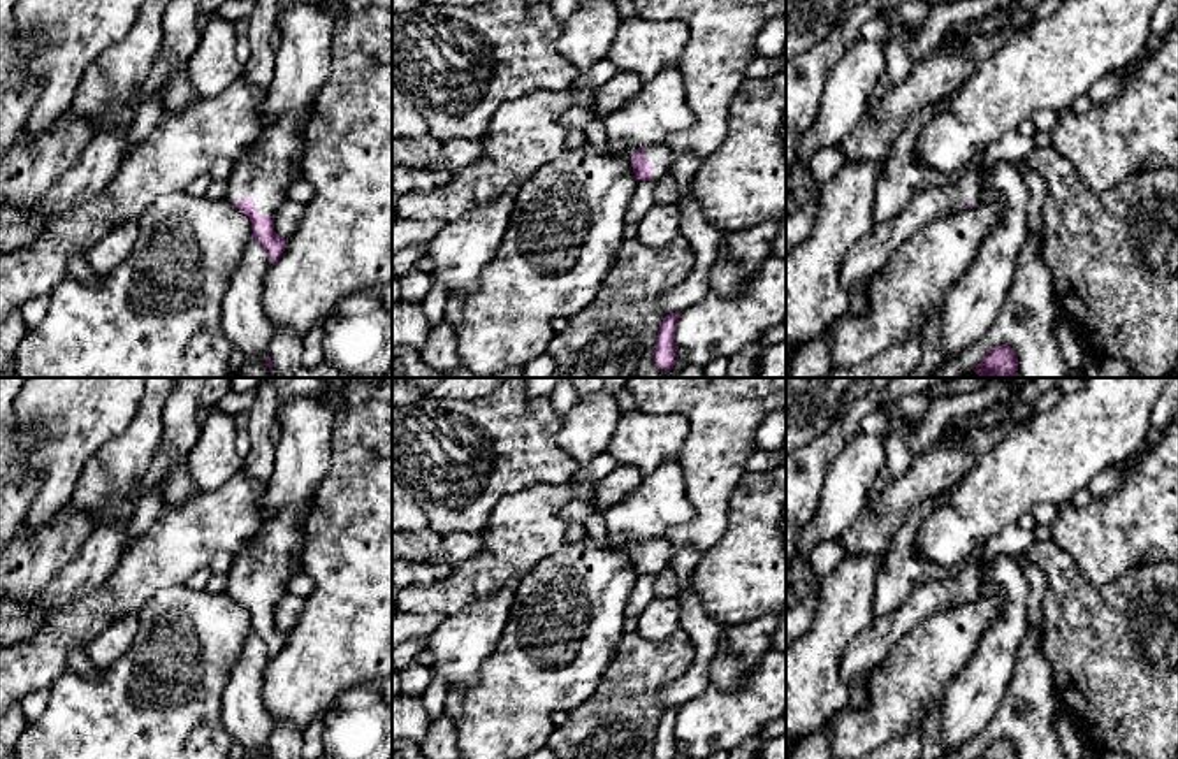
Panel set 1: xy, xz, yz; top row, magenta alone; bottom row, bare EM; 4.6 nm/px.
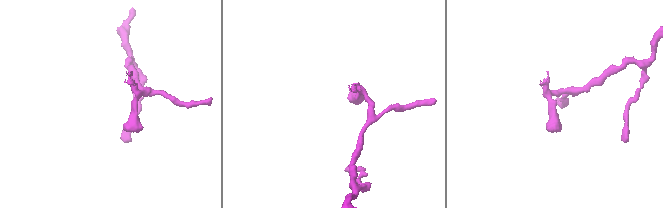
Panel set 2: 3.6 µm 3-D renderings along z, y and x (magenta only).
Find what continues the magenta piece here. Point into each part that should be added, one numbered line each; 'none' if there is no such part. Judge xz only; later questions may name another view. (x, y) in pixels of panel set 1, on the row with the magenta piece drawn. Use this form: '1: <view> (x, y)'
1: xz (660, 109)

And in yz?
1: yz (871, 253)

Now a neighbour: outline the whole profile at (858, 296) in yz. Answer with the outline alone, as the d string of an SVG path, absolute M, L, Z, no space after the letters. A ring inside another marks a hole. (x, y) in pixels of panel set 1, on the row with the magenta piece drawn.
M881 272L872 274L870 278L860 281L858 285L854 285L853 288L847 290L849 307L840 320L860 316L860 314L867 313L869 299L870 299L870 288L872 288L872 283L879 278L879 274Z

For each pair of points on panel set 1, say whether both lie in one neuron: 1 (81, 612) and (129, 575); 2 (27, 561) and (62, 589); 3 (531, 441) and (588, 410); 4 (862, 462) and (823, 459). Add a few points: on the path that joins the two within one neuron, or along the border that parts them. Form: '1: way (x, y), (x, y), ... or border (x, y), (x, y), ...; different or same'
1: way (94, 612), (118, 587); same
2: border (79, 549), (57, 575), (44, 599); different
3: border (559, 419), (558, 443), (577, 462); different
4: border (858, 431), (830, 466), (820, 498); different

